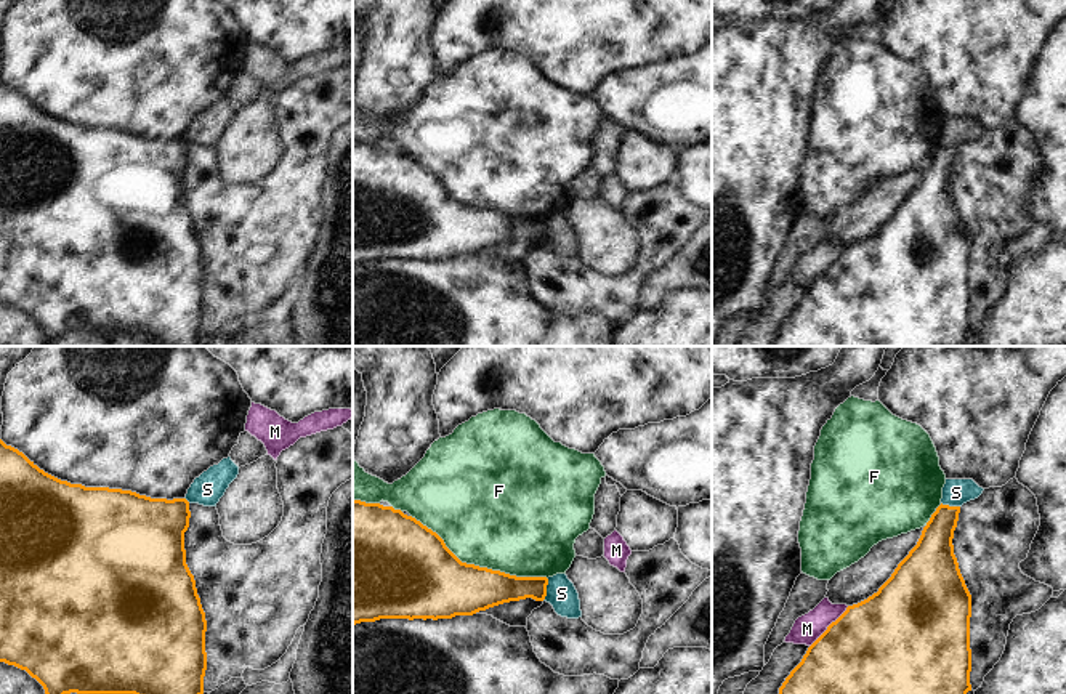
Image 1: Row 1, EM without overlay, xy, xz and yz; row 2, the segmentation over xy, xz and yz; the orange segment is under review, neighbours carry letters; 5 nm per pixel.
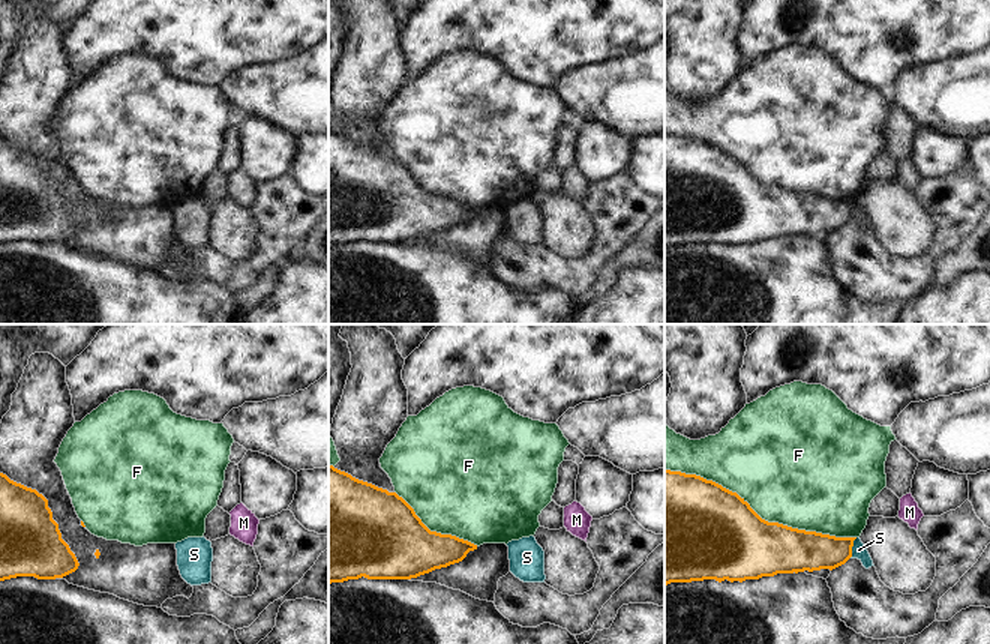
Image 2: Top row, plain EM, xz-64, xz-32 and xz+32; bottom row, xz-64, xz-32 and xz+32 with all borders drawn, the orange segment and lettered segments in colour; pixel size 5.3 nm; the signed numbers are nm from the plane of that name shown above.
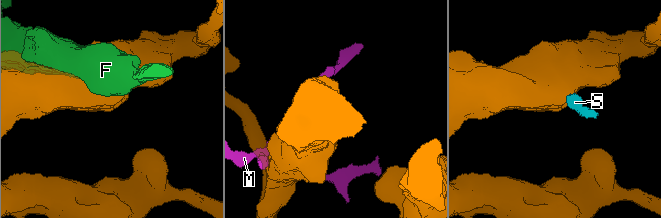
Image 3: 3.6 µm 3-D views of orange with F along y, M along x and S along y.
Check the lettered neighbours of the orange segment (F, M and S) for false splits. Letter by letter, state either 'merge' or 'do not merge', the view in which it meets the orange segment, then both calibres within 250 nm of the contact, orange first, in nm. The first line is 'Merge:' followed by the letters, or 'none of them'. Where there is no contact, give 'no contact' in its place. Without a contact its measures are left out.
Merge: none of them
F: do not merge; meets orange in xz; 360 nm thick on the orange side, 500 nm on the other
M: do not merge; meets orange in yz; 460 nm thick on the orange side, 140 nm on the other
S: do not merge; meets orange in xz; 170 nm thick on the orange side, 150 nm on the other

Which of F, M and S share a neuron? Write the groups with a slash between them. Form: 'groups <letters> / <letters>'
groups F / M / S

